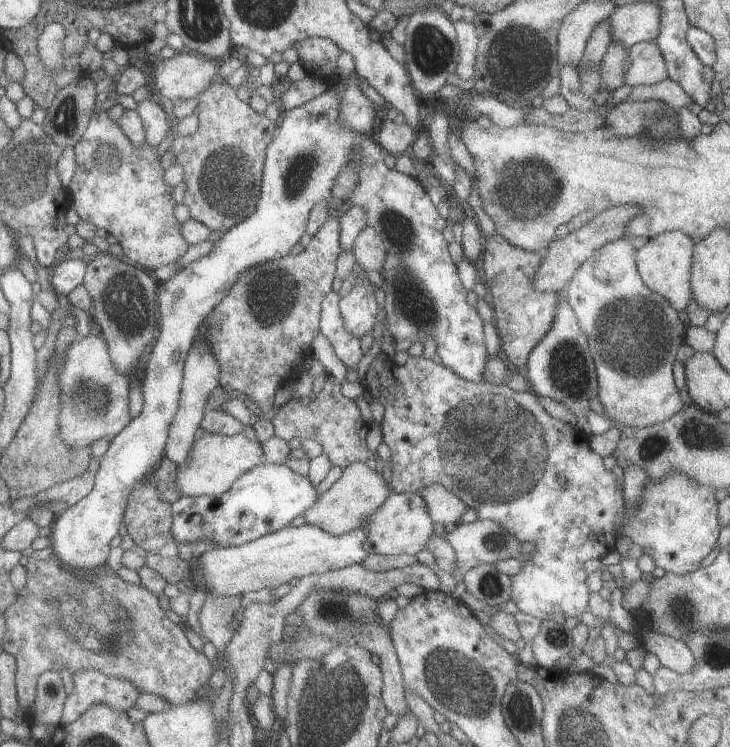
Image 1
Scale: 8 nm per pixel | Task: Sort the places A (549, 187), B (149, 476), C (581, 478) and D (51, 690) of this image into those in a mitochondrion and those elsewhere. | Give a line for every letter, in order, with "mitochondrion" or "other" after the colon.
A: mitochondrion
B: other
C: other
D: other

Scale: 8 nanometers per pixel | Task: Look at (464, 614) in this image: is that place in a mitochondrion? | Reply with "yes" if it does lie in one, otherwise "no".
no

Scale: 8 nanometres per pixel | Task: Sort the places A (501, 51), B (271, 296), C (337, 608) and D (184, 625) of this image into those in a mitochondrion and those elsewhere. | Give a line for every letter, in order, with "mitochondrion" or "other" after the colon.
A: mitochondrion
B: mitochondrion
C: mitochondrion
D: other

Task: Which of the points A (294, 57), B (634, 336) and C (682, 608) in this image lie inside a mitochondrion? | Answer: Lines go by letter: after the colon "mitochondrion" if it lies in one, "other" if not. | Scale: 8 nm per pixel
A: other
B: mitochondrion
C: mitochondrion

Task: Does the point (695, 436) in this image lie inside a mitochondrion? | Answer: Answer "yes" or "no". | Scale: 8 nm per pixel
yes

